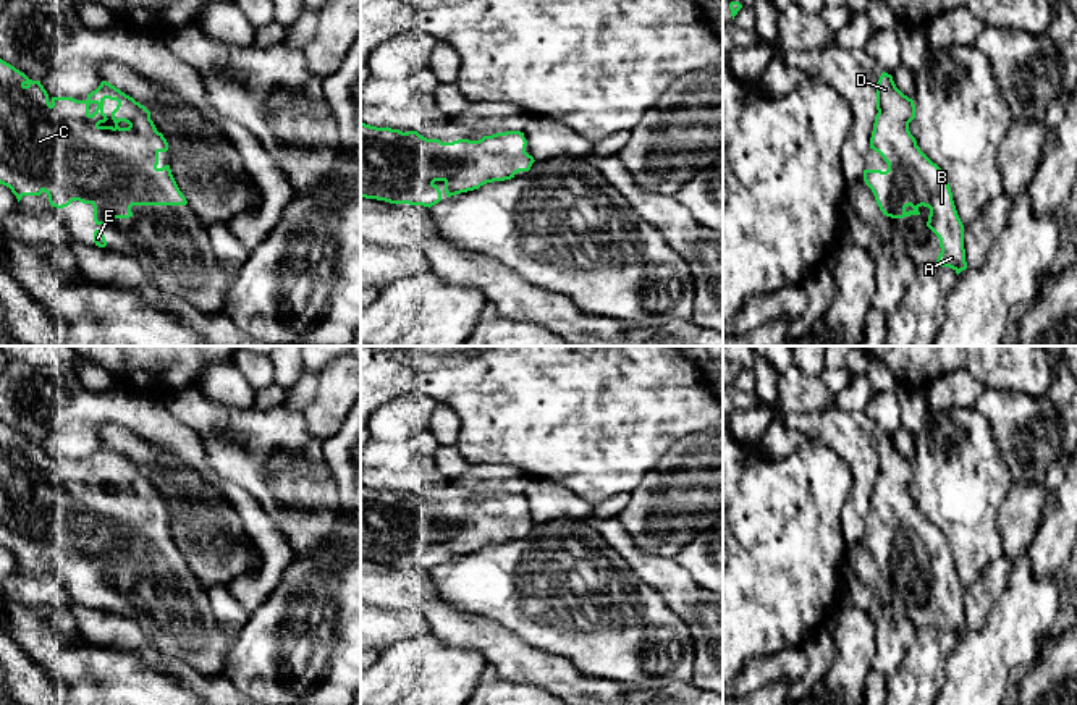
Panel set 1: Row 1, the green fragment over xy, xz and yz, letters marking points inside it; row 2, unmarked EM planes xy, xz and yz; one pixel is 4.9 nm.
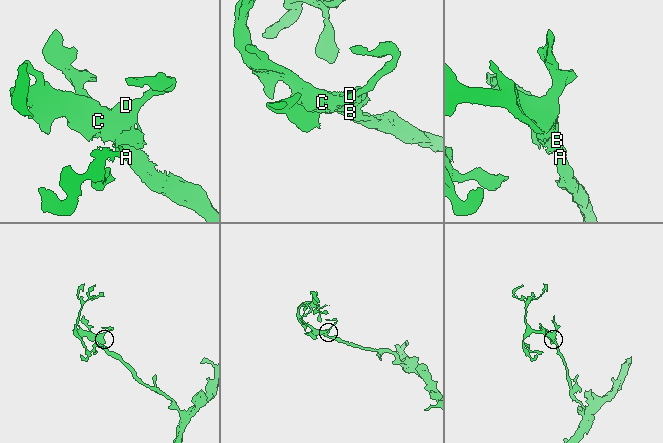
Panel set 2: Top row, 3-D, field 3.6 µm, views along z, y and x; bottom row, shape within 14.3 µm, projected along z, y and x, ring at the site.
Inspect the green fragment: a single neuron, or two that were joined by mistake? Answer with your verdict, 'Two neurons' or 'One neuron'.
One neuron

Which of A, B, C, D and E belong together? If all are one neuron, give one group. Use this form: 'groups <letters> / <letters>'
groups A B C D E

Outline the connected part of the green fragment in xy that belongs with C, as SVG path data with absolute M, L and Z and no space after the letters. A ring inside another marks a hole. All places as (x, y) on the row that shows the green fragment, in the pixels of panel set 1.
M0 58L0 184L11 189L16 196L18 202L23 196L40 196L45 192L49 196L49 202L52 207L63 209L68 207L73 201L79 201L82 204L91 204L94 207L94 222L95 225L107 225L110 218L129 218L133 217L133 205L186 205L188 201L180 191L170 165L158 168L158 154L168 150L168 142L162 133L157 131L154 121L150 120L150 112L136 102L133 97L126 95L115 86L107 81L102 81L100 86L87 94L86 100L76 100L73 97L49 97L47 91L40 84L40 81L29 79L24 73L11 66L10 63ZM103 100L116 100L118 105L112 112L113 126L105 126L103 123L108 120L103 113Z

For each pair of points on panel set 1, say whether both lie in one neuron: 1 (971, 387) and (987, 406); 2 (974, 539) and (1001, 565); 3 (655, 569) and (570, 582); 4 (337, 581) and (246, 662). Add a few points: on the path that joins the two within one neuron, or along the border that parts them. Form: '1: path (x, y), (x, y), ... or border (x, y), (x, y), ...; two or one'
1: border (984, 387), (972, 406); two
2: border (1001, 555), (969, 584); two
3: border (610, 545), (662, 600); two
4: path (314, 605), (314, 612), (270, 655); one

